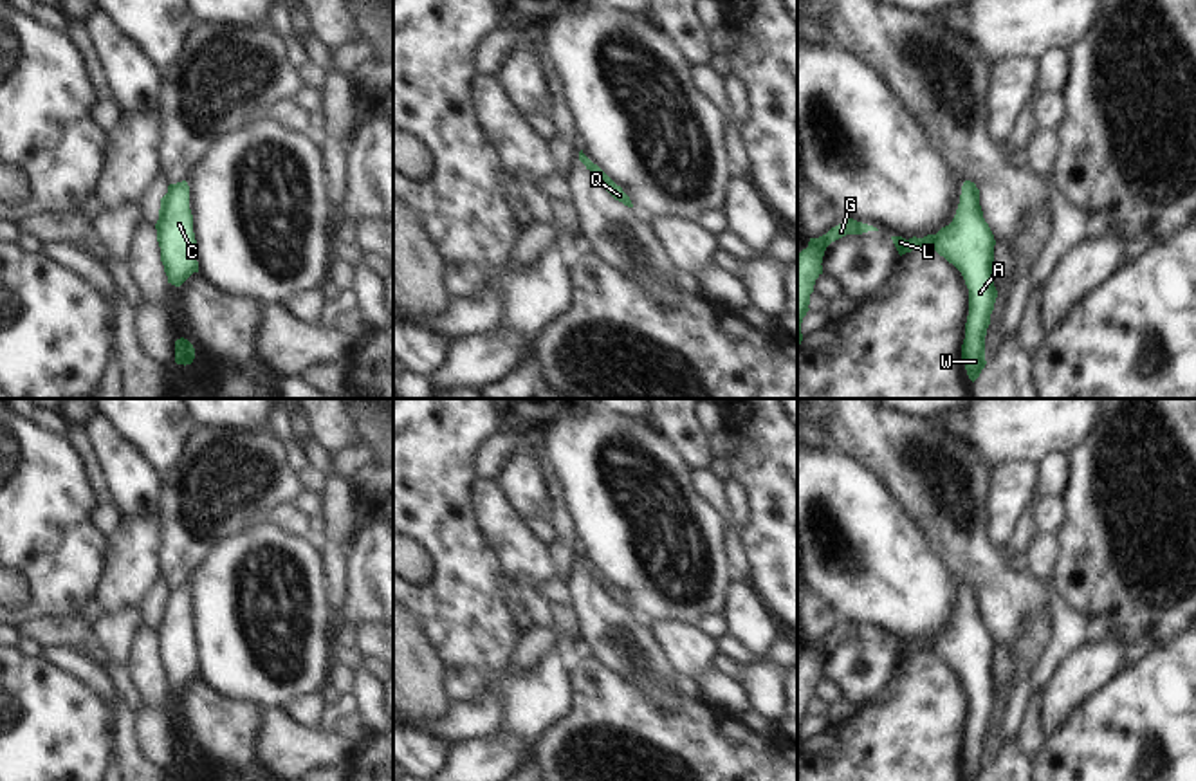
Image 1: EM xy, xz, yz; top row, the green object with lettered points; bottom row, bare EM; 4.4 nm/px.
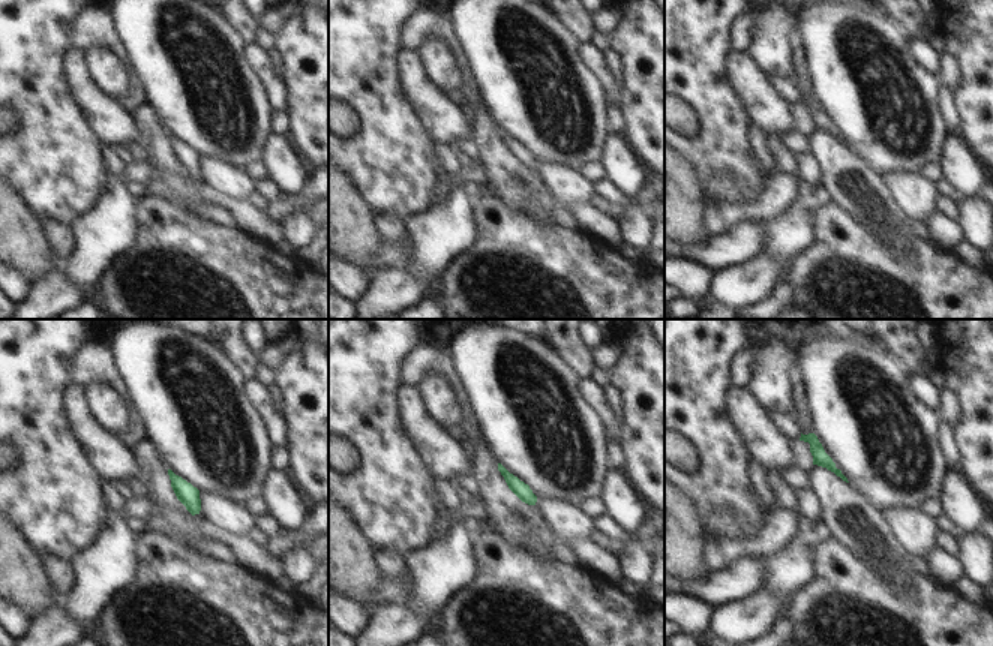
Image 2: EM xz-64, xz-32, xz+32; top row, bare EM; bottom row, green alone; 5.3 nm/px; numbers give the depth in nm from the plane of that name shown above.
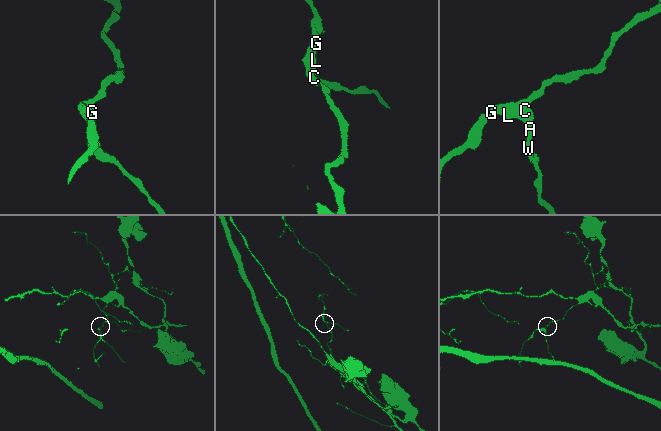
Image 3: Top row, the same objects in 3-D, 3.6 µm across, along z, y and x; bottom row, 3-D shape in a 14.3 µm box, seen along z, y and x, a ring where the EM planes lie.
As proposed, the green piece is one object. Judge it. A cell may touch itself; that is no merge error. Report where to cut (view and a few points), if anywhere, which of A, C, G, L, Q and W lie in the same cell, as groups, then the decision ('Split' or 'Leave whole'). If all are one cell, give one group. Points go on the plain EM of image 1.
No split. Groups: A C G L Q W. Leave whole

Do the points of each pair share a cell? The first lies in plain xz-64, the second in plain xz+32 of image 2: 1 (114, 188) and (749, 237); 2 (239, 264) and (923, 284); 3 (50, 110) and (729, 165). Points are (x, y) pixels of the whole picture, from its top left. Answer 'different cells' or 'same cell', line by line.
1: different cells
2: same cell
3: same cell

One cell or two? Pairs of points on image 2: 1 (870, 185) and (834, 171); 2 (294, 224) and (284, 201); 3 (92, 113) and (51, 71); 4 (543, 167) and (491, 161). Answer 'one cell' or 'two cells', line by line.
1: one cell
2: two cells
3: two cells
4: two cells

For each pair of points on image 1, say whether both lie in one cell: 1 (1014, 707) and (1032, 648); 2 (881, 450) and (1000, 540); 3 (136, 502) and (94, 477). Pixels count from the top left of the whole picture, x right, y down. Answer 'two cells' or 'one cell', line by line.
1: one cell
2: two cells
3: two cells

